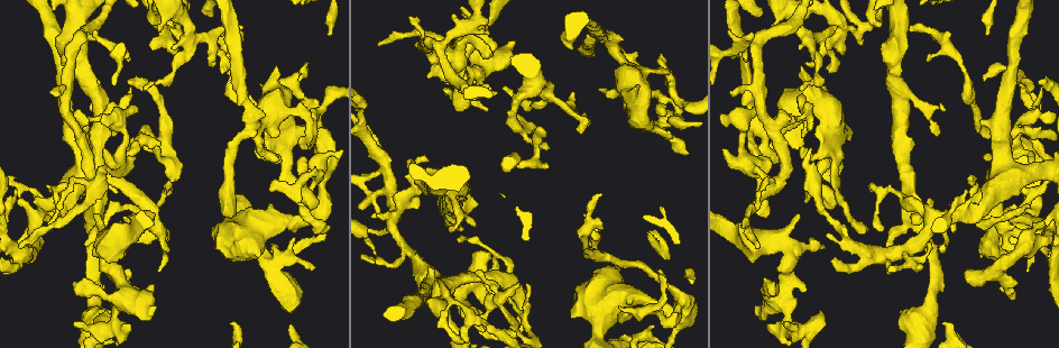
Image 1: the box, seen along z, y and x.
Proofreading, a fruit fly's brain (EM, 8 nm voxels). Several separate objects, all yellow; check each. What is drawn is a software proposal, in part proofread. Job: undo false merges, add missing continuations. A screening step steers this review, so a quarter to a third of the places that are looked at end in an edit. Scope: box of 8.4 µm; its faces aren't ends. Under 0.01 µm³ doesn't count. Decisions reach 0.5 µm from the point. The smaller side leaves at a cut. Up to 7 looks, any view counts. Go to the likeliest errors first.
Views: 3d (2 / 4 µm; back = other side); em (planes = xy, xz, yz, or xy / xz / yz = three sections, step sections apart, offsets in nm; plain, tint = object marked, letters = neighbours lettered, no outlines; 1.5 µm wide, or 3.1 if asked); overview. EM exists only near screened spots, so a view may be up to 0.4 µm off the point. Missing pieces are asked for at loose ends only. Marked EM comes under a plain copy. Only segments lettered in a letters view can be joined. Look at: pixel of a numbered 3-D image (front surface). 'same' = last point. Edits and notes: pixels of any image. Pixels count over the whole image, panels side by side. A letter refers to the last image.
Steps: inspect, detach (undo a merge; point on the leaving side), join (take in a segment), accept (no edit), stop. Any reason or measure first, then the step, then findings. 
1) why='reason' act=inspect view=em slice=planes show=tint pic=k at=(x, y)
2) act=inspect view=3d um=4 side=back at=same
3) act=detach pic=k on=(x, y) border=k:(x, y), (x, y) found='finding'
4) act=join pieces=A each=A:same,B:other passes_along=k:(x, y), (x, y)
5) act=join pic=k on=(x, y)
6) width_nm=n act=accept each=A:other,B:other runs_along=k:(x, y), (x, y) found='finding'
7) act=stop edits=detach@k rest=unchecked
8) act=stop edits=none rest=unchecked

why='closes a loop' act=inspect view=3d um=4 pic=1 at=(1000, 216)

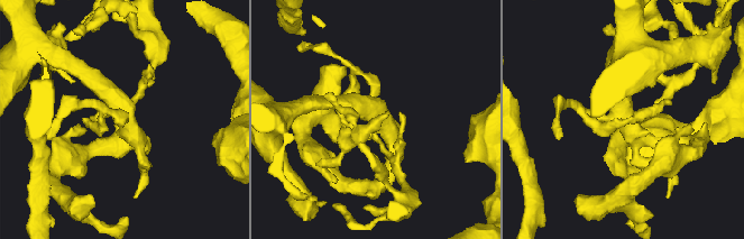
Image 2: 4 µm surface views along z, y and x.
why='shape alone is not enough' act=inspect view=em slice=yz step=4 show=tint pic=2 at=(375, 116)

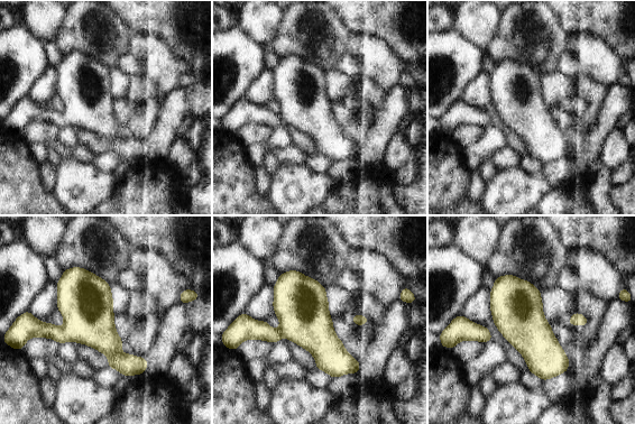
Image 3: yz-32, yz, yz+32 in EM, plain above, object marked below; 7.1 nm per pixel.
act=inspect view=em slice=planes show=letters at=same

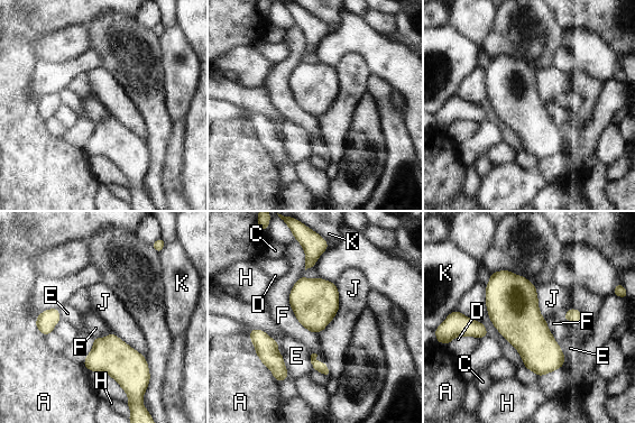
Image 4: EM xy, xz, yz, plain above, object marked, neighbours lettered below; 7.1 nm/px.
act=accept each=A:other,C:other,D:other,E:other,F:other,H:other,J:other,K:other border=4:(334, 282), (338, 311), (315, 333) found='continuous, no second cell'

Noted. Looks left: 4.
why='free end' act=inspect view=em slice=planes show=letters pic=1 at=(216, 63)

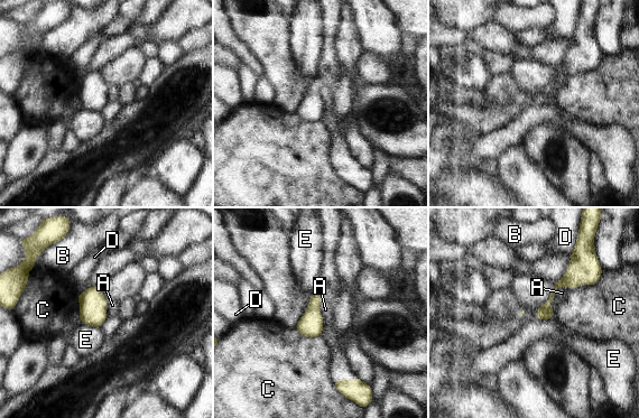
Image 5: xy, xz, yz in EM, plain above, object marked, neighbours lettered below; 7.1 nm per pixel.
width_nm=100 act=accept each=A:other,B:other,C:other,D:other,E:other border=5:(565, 285), (550, 303), (554, 314) found='no lettered segment goes on from it'

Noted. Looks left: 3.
why='free end' act=inspect view=3d um=4 pic=1 at=(760, 247)

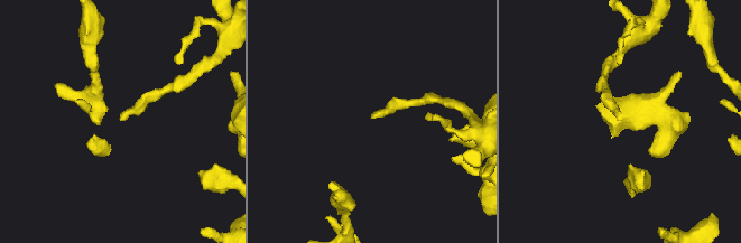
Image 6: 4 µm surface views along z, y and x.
act=inspect view=em slice=planes show=letters pic=6 at=(370, 118)

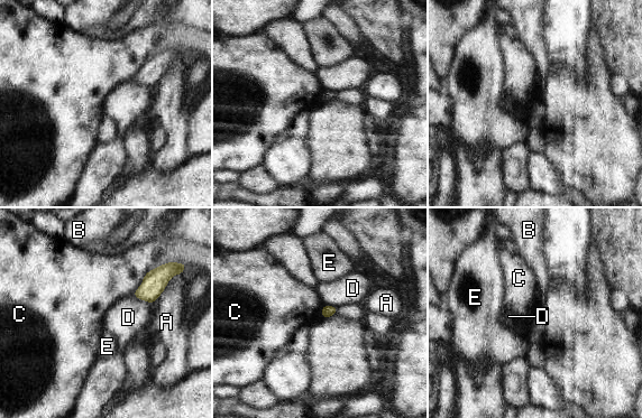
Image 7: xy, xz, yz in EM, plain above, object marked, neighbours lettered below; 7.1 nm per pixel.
width_nm=80 act=accept each=A:other,B:other,C:other,D:other,E:other found='no lettered segment goes on from it'

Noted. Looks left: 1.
act=stop edits=none rest=unchecked

